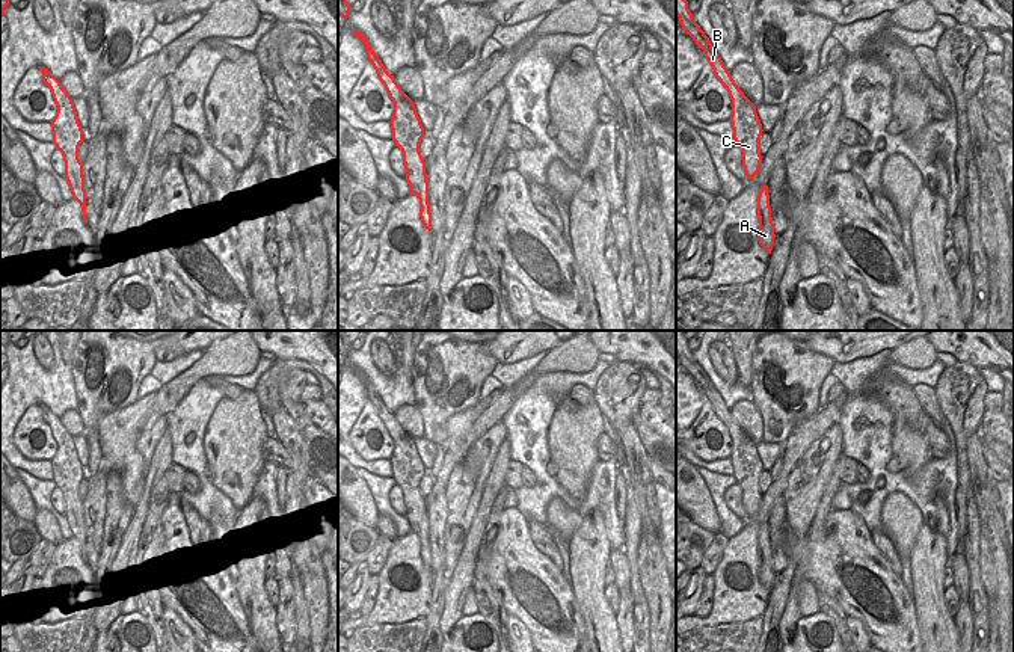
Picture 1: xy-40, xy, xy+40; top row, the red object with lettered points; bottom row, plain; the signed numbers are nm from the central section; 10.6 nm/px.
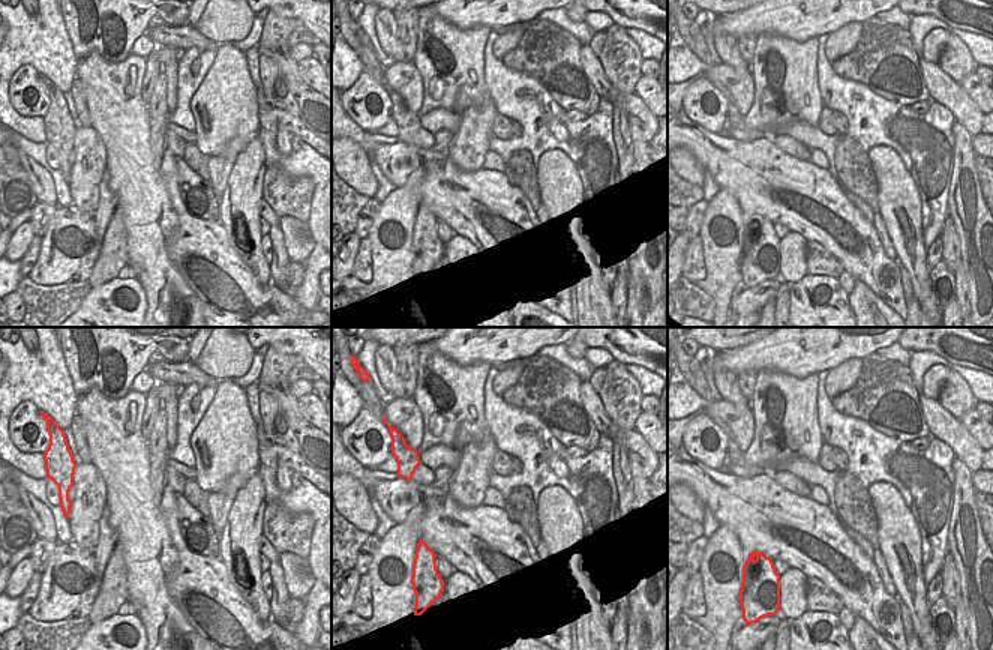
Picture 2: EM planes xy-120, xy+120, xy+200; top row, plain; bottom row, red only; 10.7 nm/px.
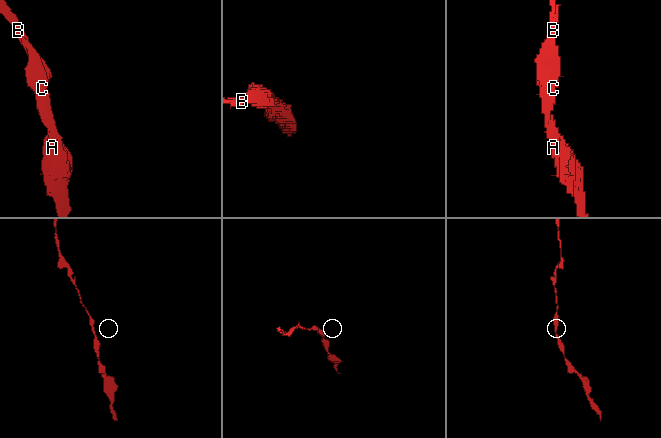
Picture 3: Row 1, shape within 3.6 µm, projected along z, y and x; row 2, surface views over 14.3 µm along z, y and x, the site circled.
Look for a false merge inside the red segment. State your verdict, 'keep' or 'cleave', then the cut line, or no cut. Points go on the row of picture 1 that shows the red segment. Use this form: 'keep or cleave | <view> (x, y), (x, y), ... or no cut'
keep | no cut

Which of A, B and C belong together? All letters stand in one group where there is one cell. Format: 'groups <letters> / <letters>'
groups A B C

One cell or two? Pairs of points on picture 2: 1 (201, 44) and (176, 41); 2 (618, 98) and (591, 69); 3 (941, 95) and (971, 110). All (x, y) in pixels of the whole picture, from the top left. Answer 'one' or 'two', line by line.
1: one
2: one
3: one

